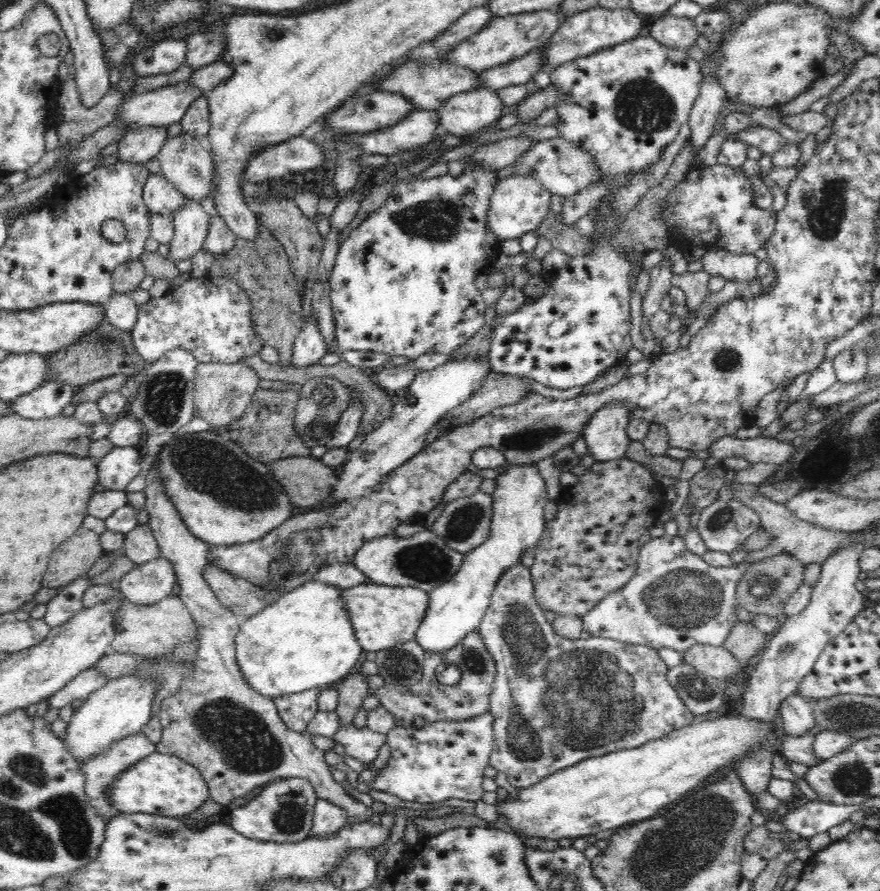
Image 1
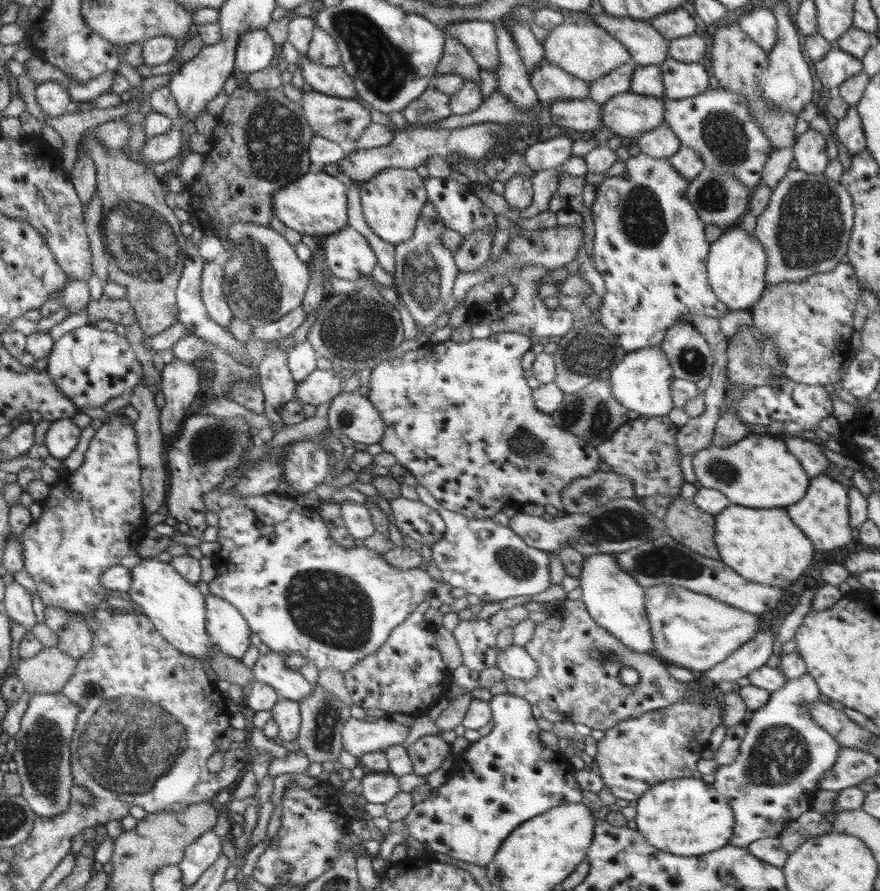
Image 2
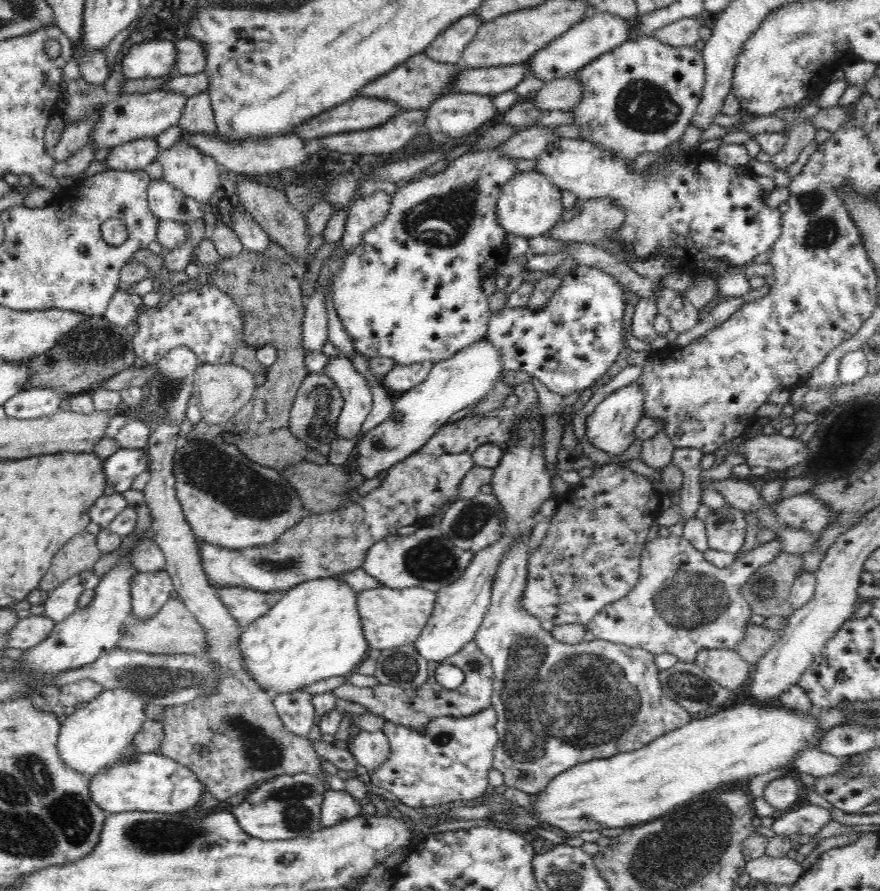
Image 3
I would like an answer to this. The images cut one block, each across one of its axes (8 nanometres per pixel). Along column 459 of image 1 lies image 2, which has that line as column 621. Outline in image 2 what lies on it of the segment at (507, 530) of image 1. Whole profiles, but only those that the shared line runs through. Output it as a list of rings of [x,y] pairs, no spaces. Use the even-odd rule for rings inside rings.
[[[596,554],[585,558],[580,576],[582,601],[590,616],[630,651],[654,655],[651,626],[645,609],[645,590],[617,566],[616,554]]]

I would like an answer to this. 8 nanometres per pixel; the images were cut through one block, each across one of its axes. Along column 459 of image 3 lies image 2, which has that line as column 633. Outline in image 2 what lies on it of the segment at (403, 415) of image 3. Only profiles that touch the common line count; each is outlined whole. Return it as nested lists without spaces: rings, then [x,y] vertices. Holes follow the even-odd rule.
[[[659,345],[626,353],[612,369],[608,381],[612,388],[612,396],[620,406],[624,406],[626,410],[638,412],[639,416],[658,418],[658,416],[667,416],[675,407],[670,394],[672,379],[674,379],[672,366]]]

